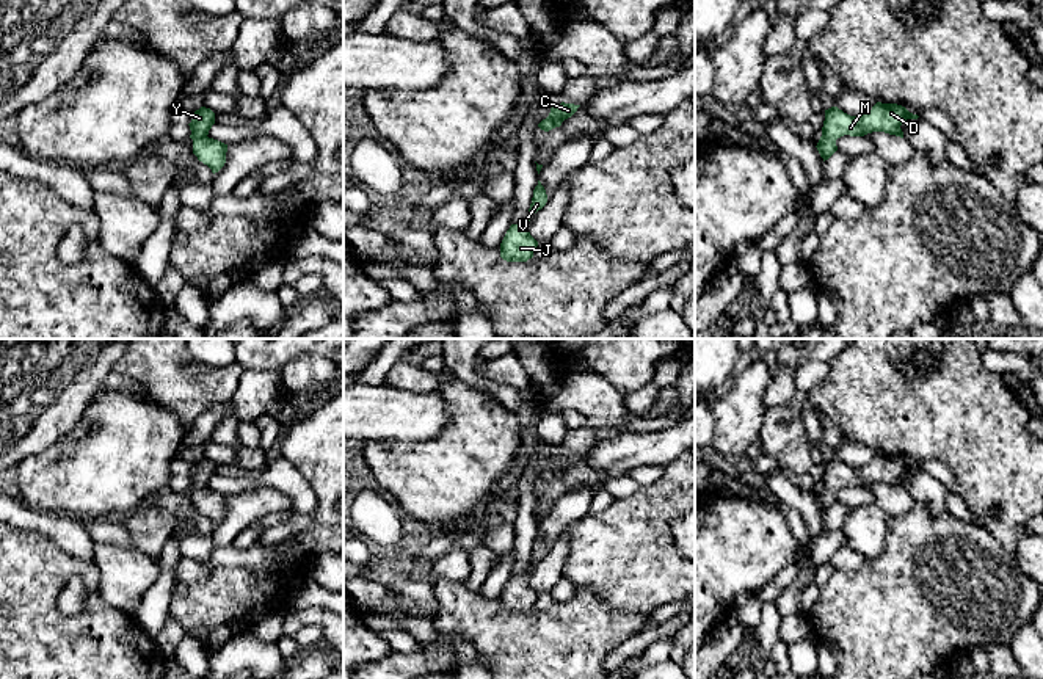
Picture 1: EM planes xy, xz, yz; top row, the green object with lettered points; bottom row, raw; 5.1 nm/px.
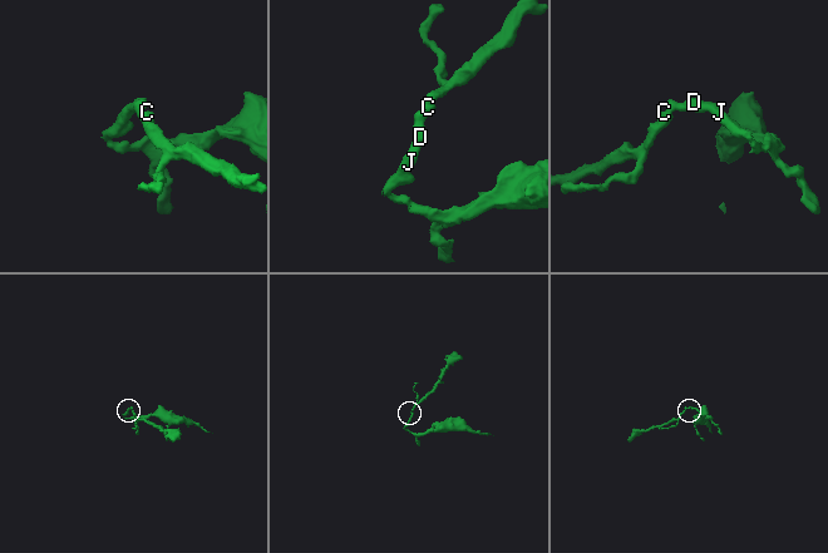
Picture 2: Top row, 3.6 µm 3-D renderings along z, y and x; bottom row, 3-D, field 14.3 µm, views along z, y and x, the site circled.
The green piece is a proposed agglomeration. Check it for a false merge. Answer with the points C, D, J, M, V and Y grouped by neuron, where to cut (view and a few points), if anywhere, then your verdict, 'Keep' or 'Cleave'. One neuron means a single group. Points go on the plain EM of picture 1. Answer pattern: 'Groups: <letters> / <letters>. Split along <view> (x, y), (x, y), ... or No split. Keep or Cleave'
Groups: C D J M V Y. No split. Keep

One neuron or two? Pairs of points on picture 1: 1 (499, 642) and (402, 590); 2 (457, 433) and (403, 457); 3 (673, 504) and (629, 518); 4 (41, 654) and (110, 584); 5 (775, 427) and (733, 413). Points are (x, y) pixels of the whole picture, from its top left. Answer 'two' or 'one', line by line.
1: two
2: one
3: one
4: two
5: two

